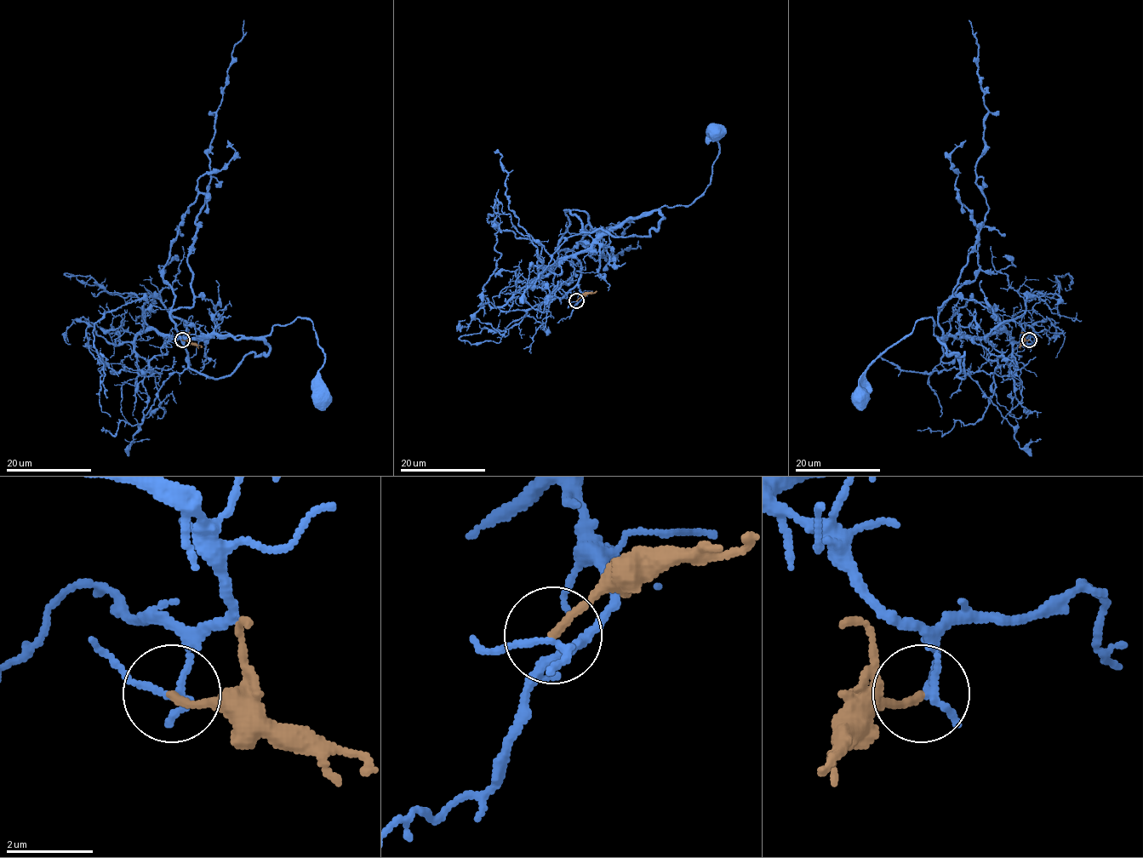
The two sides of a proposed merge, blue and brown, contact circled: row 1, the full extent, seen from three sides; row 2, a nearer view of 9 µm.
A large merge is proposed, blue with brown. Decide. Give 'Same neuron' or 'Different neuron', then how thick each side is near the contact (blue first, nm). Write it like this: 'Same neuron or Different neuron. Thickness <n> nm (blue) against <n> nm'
Different neuron. Thickness 150 nm (blue) against 170 nm

